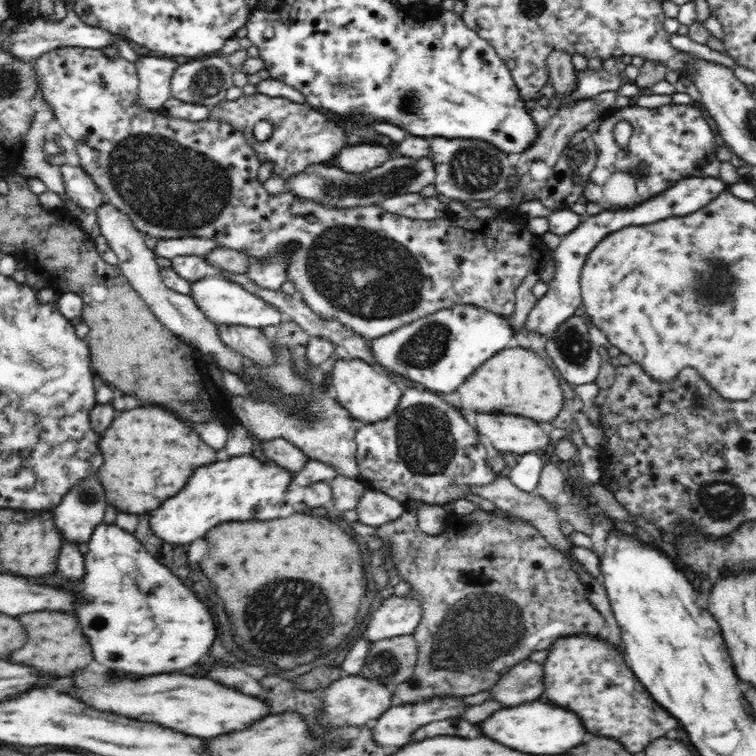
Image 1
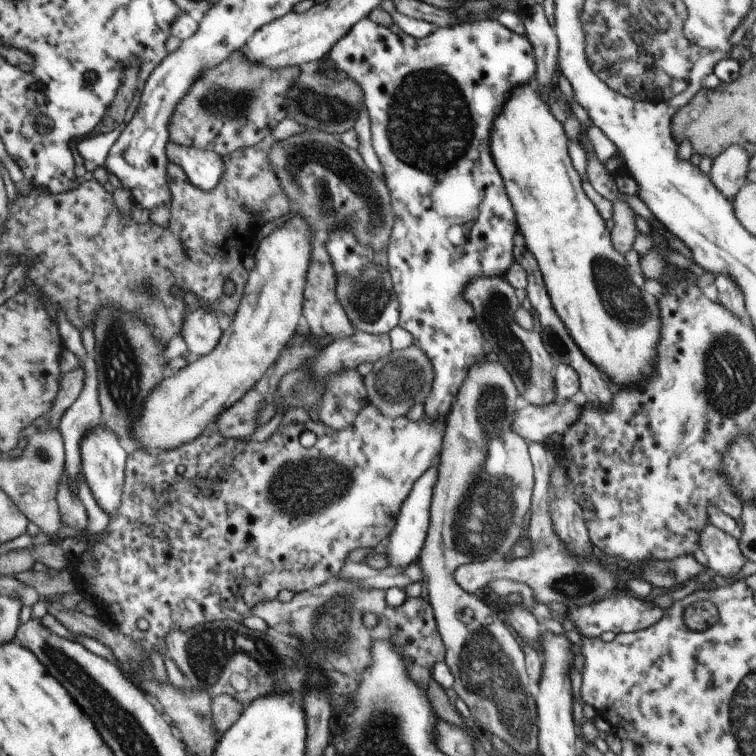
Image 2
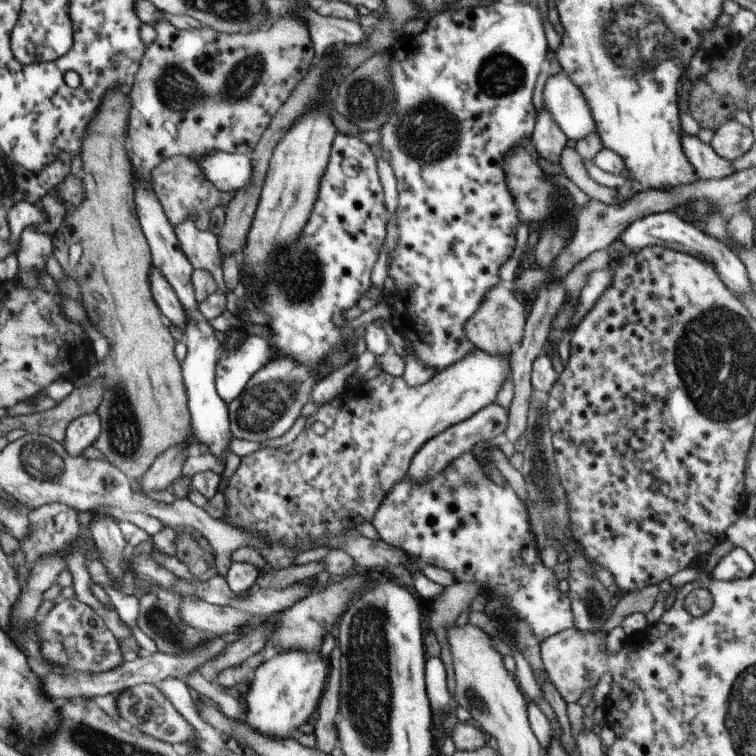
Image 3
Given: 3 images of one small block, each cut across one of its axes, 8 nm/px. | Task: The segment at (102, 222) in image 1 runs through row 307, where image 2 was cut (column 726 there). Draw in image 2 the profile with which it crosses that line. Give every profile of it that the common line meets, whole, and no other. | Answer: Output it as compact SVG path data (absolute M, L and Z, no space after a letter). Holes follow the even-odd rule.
M727 145L717 158L712 159L708 177L711 179L711 184L714 184L727 200L732 201L747 183L749 159L745 150L739 148L739 145Z

